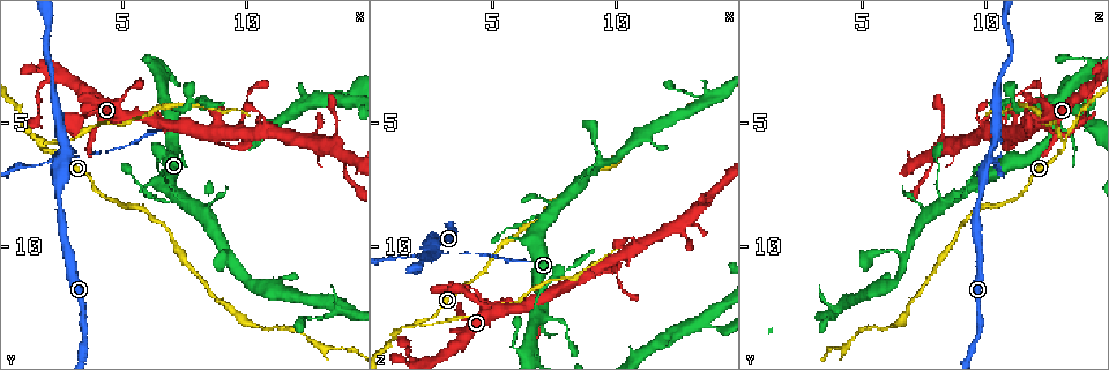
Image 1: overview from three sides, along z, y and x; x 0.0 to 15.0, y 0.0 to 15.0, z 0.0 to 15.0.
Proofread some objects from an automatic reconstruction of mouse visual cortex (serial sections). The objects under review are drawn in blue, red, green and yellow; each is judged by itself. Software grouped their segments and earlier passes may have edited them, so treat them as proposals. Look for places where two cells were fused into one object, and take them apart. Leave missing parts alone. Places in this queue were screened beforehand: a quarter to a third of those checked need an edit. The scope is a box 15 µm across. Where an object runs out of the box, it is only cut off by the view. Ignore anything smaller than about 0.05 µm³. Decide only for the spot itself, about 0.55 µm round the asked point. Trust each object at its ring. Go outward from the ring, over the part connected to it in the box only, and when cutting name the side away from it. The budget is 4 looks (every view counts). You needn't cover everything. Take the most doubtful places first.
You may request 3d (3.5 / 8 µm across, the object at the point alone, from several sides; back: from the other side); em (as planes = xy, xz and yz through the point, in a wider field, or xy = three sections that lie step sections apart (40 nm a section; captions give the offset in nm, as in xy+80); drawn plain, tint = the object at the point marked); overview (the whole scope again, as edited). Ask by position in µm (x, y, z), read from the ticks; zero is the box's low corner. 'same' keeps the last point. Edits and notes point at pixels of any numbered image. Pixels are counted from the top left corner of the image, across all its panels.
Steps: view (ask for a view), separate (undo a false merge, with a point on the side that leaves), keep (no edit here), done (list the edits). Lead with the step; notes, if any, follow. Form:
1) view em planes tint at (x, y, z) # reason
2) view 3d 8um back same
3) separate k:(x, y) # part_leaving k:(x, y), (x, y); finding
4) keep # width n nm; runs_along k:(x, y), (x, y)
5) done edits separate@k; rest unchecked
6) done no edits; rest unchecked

view 3d 3.5um at (1.9, 6.1, 13.2) # two arms in line, one across

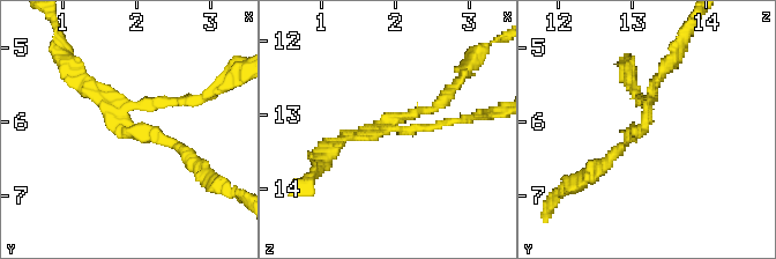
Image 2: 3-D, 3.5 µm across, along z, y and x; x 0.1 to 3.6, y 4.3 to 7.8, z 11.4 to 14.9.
view em xy step 3 tint at (1.80, 6.00, 13.20) # arms 3; arm_widths 150, 150, 150 nm; need the tissue

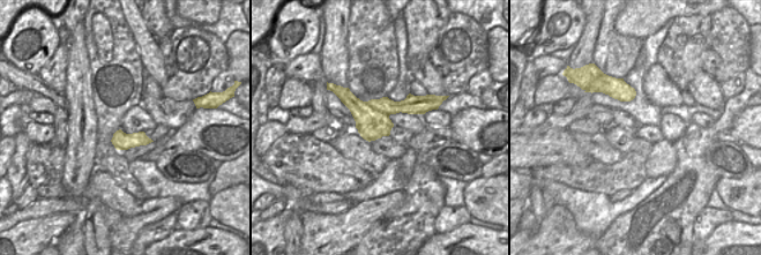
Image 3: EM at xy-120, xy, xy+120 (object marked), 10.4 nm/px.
separate 2:(183, 101) # part_leaving 2:(143, 105), (188, 102), (238, 78); a second cell is stuck on

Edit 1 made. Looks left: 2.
view 3d 3.5um at (6.6, 4.9, 12.4) # arms part here

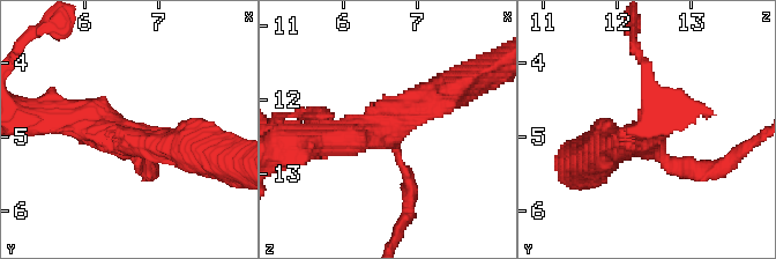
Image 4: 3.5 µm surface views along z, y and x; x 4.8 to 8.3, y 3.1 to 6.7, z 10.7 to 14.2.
separate 4:(713, 167) # part_leaving 4:(674, 162), (722, 170), (758, 141); two cells meet here

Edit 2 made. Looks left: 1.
done edits separate@2, separate@4; rest unchecked

